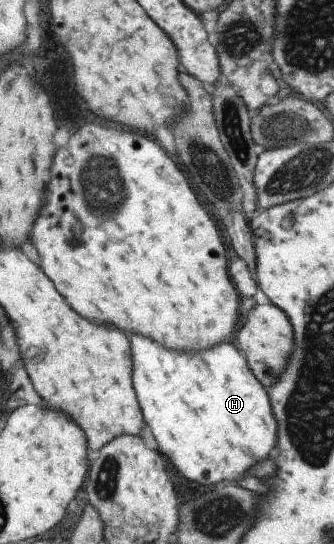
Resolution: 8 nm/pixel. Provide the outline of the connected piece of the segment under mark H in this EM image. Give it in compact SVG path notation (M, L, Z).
M128 334L129 348L132 358L131 384L135 391L135 396L142 414L144 423L148 425L154 441L156 441L157 451L164 457L166 461L178 471L178 475L182 475L188 481L194 481L198 485L214 485L214 483L228 482L236 483L236 479L240 481L248 469L252 465L256 465L258 461L264 461L268 457L268 453L272 451L272 447L276 445L276 423L274 417L270 413L270 404L267 390L258 380L250 373L246 360L234 346L234 342L221 342L217 346L213 346L207 350L189 350L188 352L177 352L176 350L167 350L164 346L158 345L155 341L138 336Z

